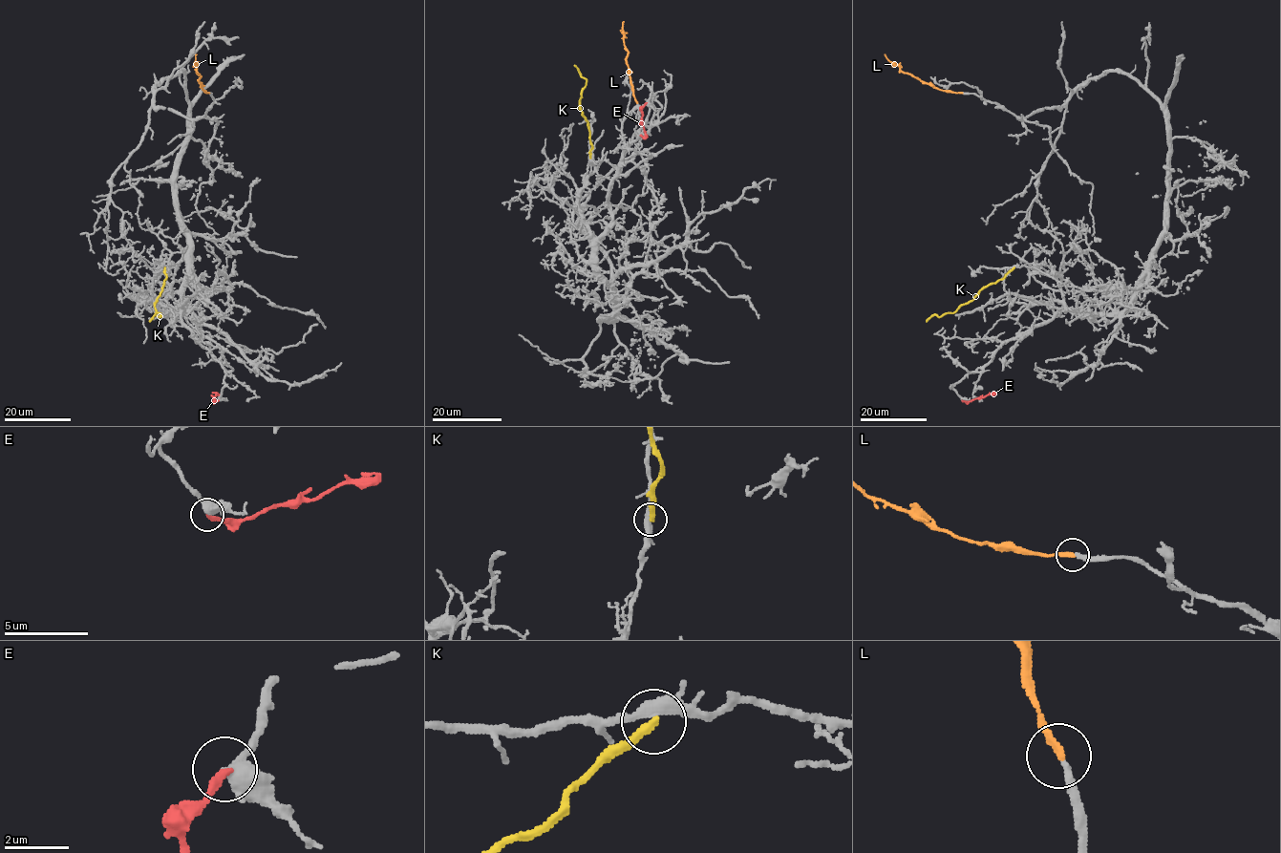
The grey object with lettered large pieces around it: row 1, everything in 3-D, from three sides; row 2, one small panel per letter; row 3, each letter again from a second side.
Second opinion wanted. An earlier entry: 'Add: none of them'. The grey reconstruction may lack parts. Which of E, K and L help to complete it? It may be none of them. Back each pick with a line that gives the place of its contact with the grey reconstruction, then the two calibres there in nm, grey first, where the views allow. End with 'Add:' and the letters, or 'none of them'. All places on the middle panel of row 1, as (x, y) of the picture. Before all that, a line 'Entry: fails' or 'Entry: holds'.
Entry: fails
L: (636, 102) | 240/220 nm
Add: L

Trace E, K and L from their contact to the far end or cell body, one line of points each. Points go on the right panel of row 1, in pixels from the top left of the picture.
E: (962, 400), (971, 401), (992, 393)
K: (1014, 267), (952, 312), (932, 315), (926, 322)
L: (962, 93), (938, 90), (922, 82), (904, 73), (885, 54)

